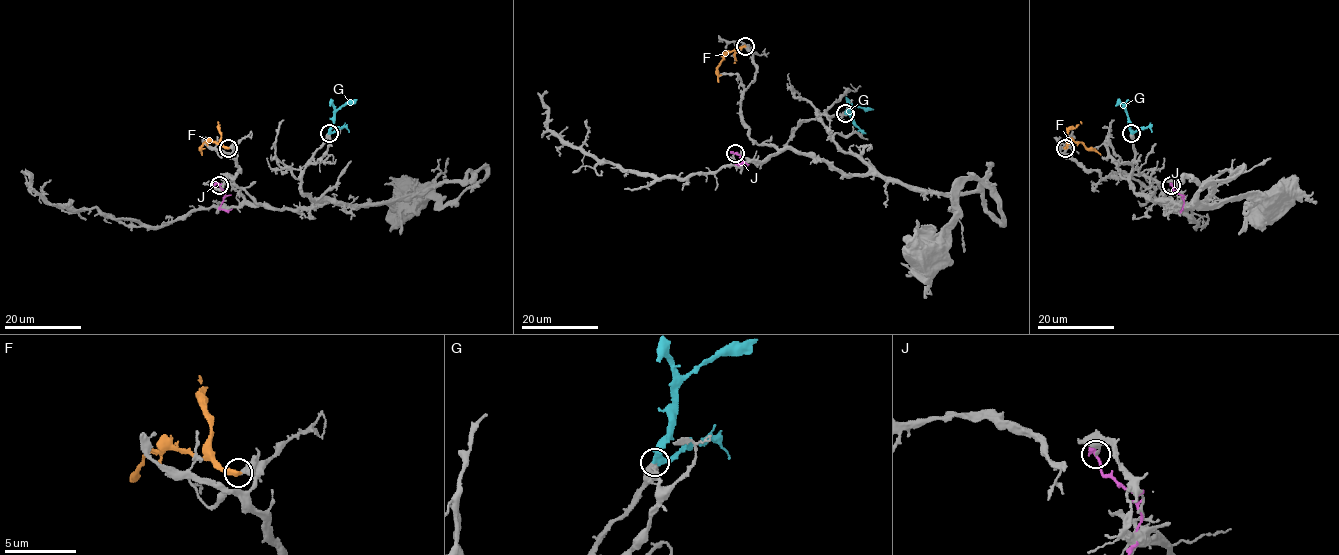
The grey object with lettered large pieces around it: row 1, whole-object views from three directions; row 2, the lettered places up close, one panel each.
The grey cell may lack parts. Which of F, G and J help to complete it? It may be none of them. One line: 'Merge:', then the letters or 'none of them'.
Merge: G

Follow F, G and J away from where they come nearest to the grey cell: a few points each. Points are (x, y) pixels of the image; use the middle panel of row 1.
F: (744, 47), (729, 51), (721, 61), (717, 67), (718, 82)
G: (845, 113), (858, 106), (873, 109)
J: (735, 153), (740, 156), (741, 164), (736, 164), (748, 164)

